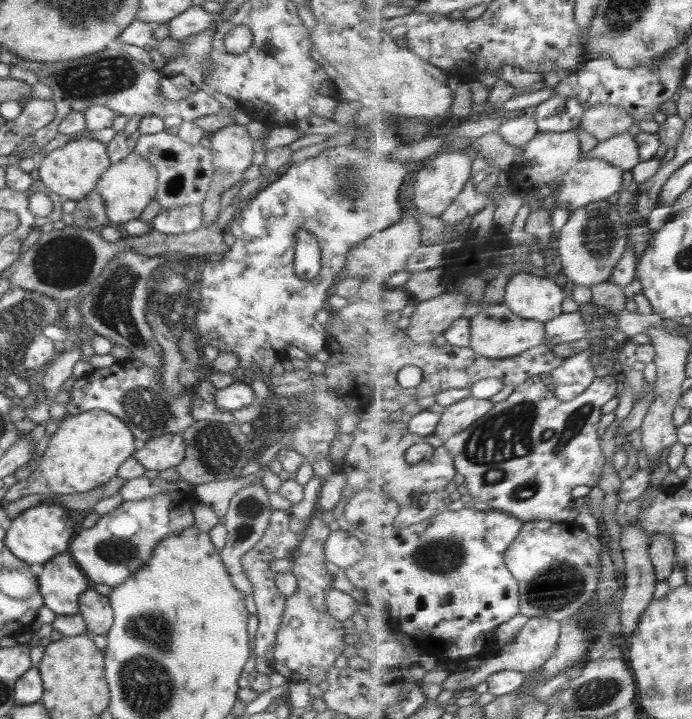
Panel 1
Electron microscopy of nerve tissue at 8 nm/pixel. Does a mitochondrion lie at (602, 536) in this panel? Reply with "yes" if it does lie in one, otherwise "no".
no

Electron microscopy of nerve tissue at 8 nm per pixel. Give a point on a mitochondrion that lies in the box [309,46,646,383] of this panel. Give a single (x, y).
(346, 177)

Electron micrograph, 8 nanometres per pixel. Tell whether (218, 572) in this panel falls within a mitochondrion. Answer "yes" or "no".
no

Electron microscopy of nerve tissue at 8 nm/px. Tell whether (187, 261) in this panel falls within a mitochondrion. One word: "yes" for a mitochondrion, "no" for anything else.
no

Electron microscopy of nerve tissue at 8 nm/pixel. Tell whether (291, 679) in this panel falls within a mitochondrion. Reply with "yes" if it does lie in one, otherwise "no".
no

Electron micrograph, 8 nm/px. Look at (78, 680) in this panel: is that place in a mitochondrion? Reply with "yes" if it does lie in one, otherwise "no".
no

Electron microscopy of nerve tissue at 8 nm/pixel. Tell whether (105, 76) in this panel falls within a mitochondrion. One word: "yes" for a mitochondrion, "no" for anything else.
yes

